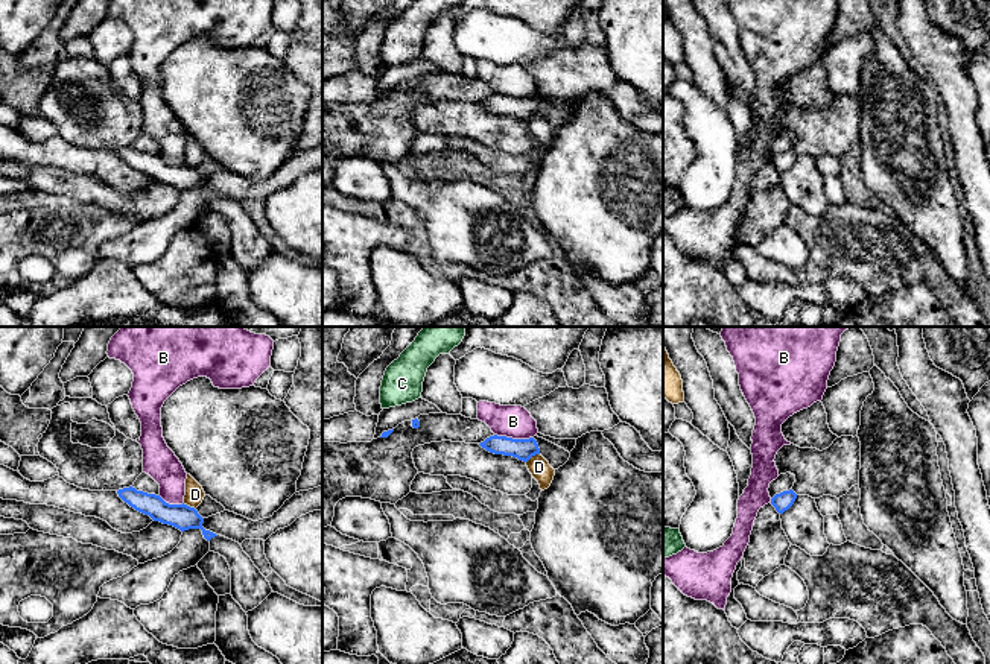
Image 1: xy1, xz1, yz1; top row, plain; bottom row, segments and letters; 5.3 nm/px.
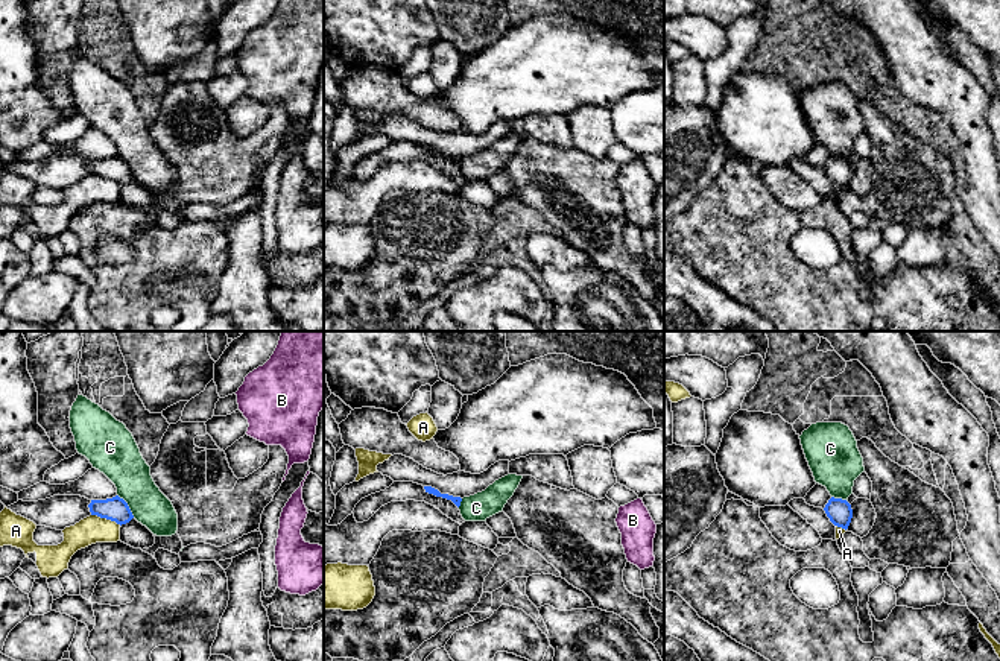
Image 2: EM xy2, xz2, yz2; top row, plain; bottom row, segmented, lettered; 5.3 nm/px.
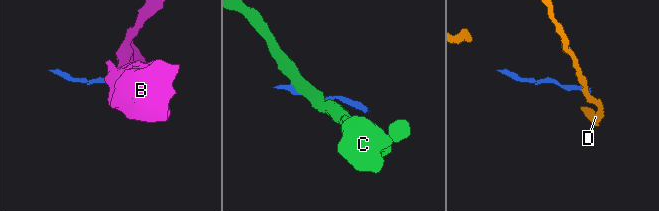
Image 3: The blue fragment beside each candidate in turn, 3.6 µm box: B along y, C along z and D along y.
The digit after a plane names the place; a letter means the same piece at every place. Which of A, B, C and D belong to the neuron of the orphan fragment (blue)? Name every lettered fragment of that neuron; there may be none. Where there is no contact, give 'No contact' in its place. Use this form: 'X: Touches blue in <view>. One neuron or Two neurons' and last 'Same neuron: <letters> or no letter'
A: Touches blue in xy2. Two neurons
B: Touches blue in xz1. Two neurons
C: Touches blue in xy2. Two neurons
D: Touches blue in xz1. Two neurons
Same neuron: no letter

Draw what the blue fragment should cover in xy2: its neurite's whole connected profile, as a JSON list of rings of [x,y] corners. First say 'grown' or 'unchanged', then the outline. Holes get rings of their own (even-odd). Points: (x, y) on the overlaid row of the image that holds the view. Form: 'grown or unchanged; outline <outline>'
unchanged; outline [[[119,495],[106,500],[91,500],[88,508],[91,515],[116,521],[120,526],[134,518],[128,503]]]

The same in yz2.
unchanged; outline [[[831,497],[824,511],[834,526],[845,530],[848,529],[853,518],[853,509],[847,500]]]

